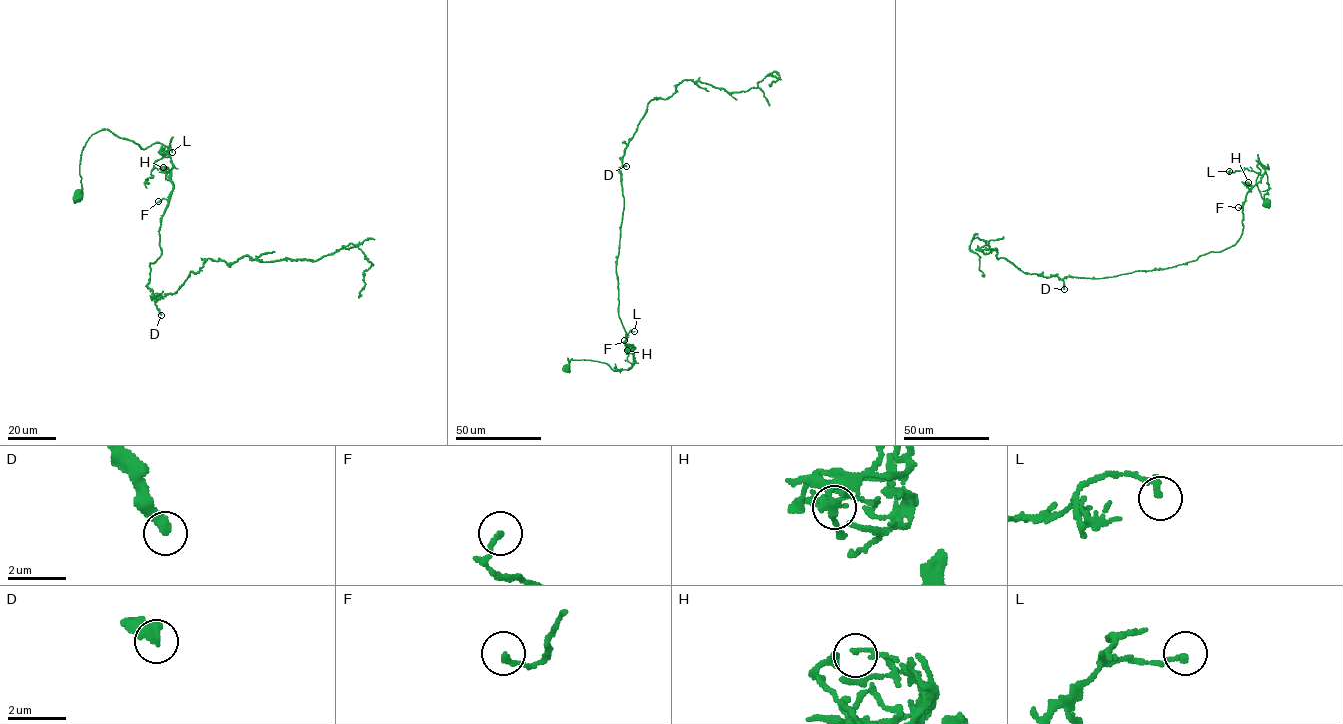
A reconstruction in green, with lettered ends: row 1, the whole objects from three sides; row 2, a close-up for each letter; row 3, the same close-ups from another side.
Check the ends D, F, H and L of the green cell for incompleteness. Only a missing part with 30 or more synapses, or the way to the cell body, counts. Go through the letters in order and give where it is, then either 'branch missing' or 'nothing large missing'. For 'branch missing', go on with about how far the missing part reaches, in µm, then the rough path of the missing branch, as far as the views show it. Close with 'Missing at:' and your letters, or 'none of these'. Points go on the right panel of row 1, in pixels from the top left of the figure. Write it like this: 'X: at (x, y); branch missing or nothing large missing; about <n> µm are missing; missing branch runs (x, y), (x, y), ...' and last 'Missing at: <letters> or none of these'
D: at (1064, 289); nothing large missing
F: at (1238, 207); nothing large missing
H: at (1248, 182); nothing large missing
L: at (1229, 171); nothing large missing
Missing at: none of these

